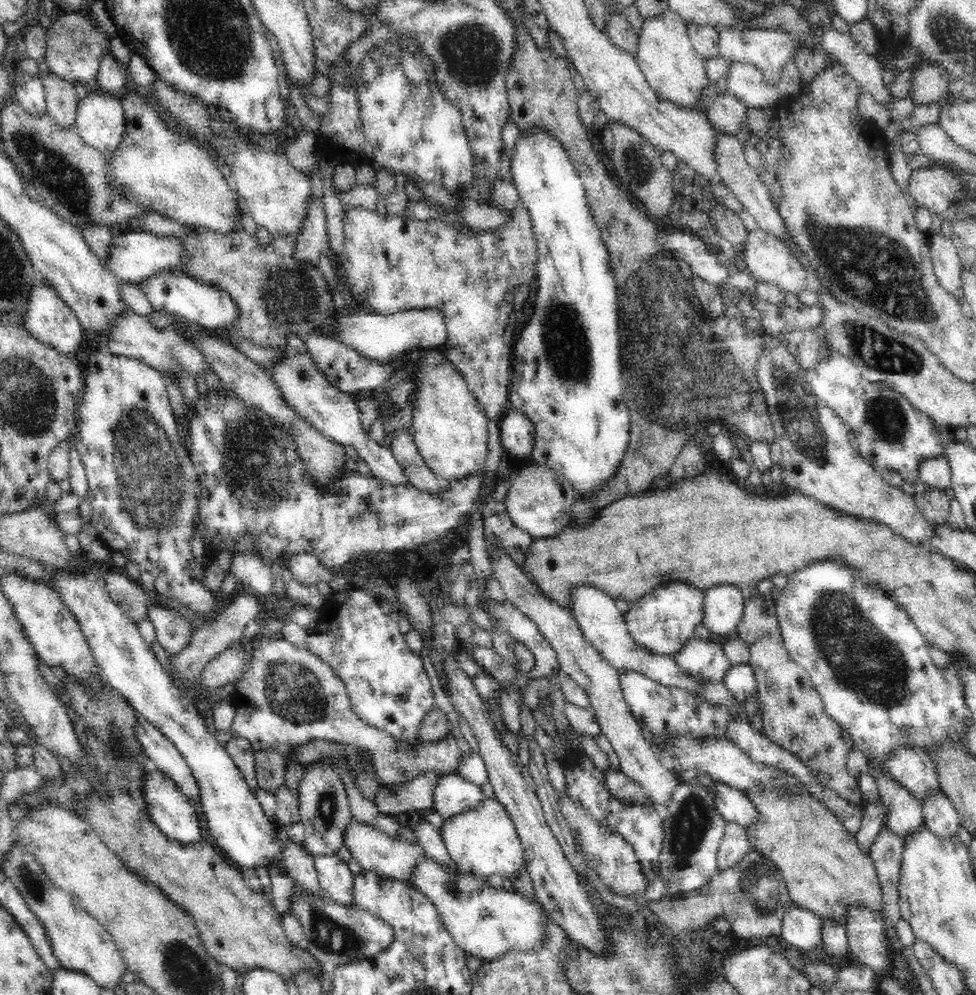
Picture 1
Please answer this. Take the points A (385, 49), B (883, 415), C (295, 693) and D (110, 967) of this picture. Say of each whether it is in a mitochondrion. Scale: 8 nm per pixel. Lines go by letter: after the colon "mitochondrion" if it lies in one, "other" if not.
A: mitochondrion
B: mitochondrion
C: mitochondrion
D: other

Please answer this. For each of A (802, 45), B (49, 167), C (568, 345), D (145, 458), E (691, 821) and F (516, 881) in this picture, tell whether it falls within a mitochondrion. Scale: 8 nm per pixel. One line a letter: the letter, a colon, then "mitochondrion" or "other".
A: other
B: mitochondrion
C: mitochondrion
D: mitochondrion
E: mitochondrion
F: other

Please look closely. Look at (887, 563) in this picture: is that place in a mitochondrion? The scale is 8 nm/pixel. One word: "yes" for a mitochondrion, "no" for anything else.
no

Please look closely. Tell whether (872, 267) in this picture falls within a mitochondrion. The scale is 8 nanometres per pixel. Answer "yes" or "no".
yes

